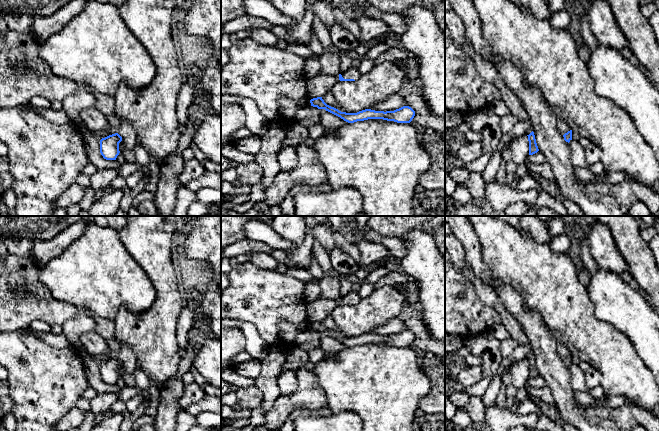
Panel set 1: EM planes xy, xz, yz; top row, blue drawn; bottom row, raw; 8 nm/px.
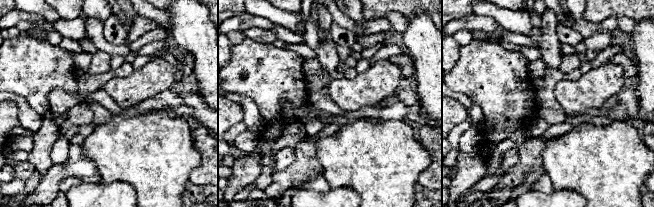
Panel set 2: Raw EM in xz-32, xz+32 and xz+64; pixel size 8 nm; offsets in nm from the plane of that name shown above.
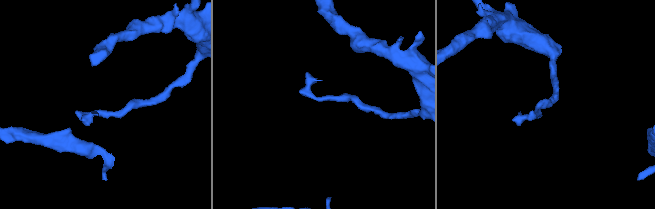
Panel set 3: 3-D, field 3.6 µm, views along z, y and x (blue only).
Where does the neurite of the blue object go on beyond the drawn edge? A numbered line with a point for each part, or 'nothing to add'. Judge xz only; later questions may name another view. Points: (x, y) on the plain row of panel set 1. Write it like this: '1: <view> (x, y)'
nothing to add

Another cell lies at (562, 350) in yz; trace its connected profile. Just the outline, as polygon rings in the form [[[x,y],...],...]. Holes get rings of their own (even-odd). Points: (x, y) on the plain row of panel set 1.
[[[557,342],[557,353],[562,358],[565,358],[568,355],[570,355],[570,352],[569,352],[567,346],[562,342]]]

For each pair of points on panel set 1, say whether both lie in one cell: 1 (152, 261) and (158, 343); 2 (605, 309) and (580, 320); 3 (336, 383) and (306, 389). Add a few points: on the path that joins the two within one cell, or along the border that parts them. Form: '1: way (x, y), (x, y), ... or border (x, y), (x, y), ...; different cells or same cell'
1: way (163, 281), (163, 315), (158, 323); same cell
2: border (587, 292), (593, 305), (594, 315), (614, 327); different cells
3: border (312, 371), (316, 383), (324, 392), (327, 405); different cells

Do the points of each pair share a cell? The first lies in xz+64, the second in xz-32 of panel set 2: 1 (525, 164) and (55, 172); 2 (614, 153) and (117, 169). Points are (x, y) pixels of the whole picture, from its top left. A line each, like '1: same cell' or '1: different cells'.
1: same cell
2: same cell

